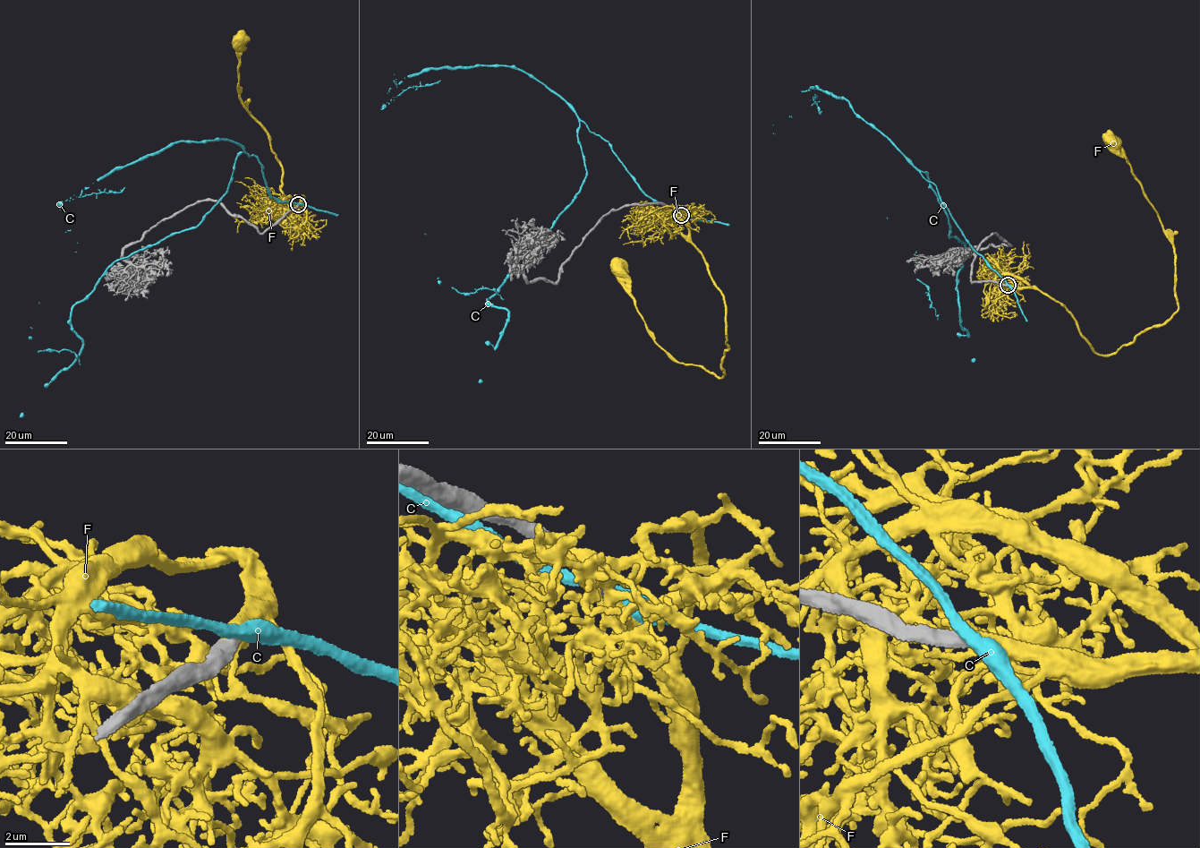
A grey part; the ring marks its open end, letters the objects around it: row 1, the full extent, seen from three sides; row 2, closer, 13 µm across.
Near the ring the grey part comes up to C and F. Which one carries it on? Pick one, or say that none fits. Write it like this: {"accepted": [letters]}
{"accepted": ["F"]}

